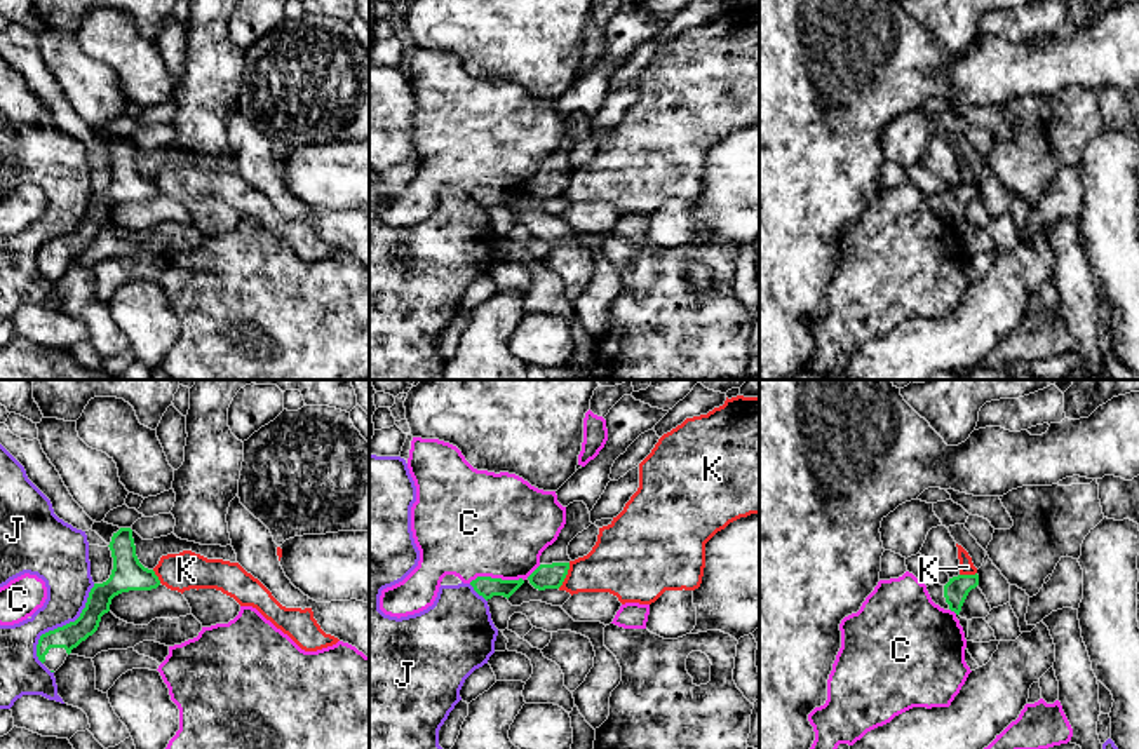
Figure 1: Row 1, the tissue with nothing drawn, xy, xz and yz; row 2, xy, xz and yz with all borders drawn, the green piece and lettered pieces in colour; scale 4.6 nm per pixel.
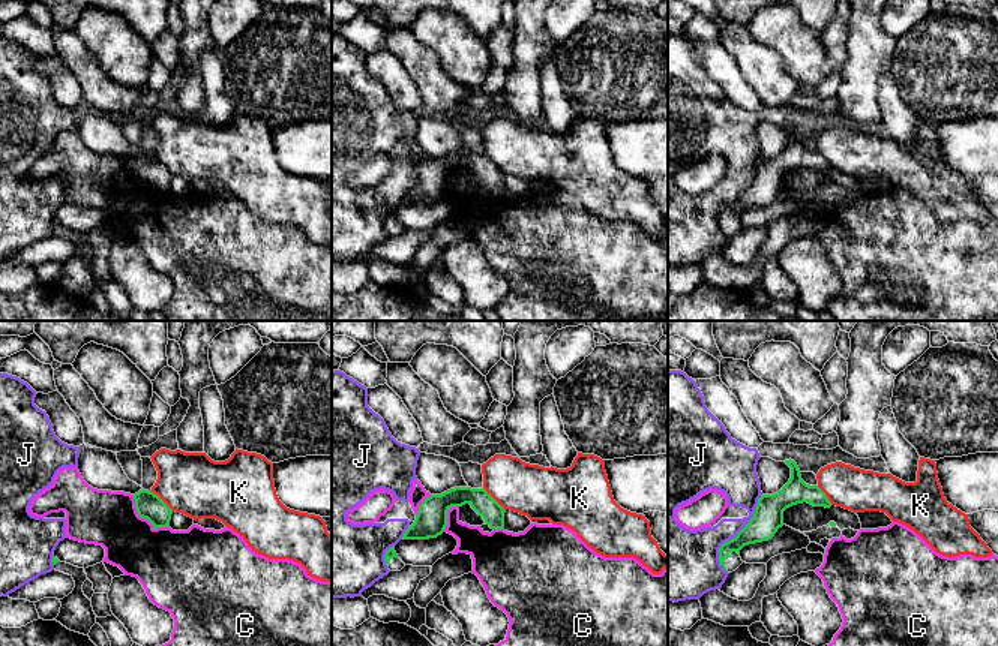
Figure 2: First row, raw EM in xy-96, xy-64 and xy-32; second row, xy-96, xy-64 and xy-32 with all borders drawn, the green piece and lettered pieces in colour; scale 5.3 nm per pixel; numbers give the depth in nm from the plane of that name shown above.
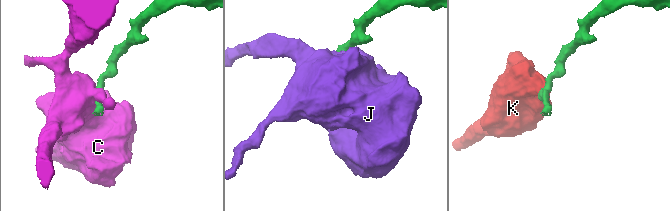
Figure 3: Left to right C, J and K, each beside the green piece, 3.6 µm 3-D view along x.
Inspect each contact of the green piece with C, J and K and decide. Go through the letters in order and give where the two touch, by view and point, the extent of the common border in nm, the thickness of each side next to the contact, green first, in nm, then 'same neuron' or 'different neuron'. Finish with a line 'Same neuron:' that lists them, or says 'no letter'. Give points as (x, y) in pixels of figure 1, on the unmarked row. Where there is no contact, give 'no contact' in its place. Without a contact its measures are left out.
C: meets green in xz at (495, 188); contact 260 nm long; 100 nm thick on the green side, 480 nm on the other; different neuron
J: meets green in xy at (63, 236); contact 440 nm long; 120 nm thick on the green side, 220 nm on the other; different neuron
K: meets green in xz at (566, 183); contact 130 nm long; 110 nm thick on the green side, 280 nm on the other; different neuron
Same neuron: no letter

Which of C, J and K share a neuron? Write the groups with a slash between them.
C / J / K

